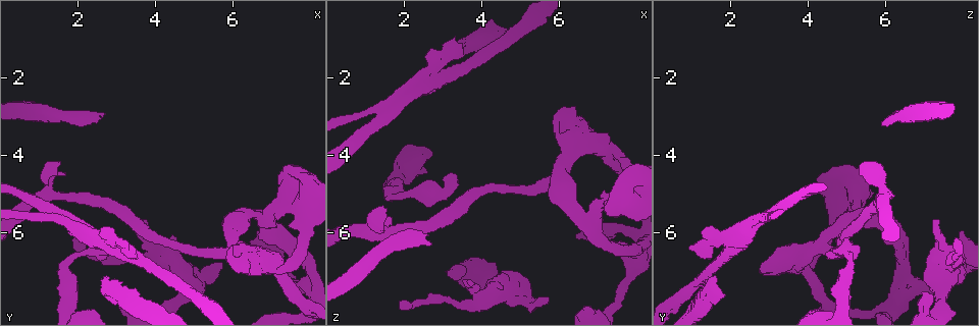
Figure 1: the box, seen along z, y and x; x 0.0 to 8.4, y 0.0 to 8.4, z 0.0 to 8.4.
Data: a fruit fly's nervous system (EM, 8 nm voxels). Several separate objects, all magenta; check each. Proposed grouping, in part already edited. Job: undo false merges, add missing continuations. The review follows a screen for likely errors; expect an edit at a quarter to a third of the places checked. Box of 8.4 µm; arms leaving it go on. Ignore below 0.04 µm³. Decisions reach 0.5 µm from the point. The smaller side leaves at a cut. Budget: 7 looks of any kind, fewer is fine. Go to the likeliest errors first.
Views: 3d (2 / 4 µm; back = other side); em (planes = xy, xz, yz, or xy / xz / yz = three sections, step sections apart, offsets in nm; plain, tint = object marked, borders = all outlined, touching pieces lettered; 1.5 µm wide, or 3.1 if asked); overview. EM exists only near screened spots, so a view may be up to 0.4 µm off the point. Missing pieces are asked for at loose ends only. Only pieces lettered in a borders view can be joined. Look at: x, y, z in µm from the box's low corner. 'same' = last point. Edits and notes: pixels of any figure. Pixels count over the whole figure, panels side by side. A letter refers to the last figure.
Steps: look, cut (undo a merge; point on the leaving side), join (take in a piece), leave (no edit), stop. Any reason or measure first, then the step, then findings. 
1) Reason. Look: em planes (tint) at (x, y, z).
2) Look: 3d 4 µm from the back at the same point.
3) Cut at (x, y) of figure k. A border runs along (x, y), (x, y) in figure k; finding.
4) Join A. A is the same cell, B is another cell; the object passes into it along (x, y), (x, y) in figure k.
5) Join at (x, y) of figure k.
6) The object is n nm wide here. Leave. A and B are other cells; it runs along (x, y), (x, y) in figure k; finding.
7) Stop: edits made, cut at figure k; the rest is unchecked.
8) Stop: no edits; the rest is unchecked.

Thick turns thin. Look: em xz step 8 (tint) at (7.20, 6.90, 3.85).

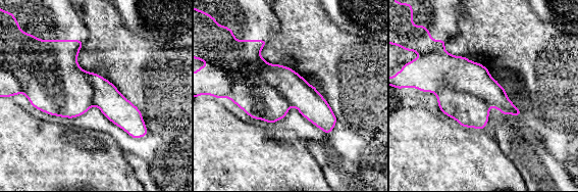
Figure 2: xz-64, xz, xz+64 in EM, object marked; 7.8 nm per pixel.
Look: em planes (borders) at the same point.

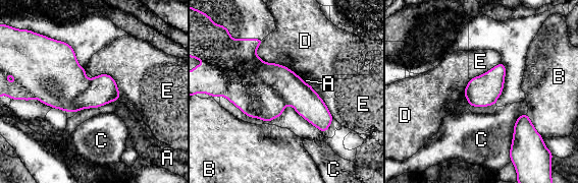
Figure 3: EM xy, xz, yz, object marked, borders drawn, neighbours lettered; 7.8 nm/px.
Leave. A, B, C, D and E are other cells; a border runs along (93, 76), (109, 74), (121, 98) in figure 3; one neuron here.

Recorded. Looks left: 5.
Sudden change in width. Look: em planes (borders) at (3.30, 7.90, 1.25).

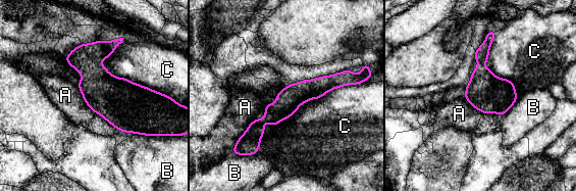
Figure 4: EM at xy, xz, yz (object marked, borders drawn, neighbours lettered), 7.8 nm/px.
The object is 200 nm wide here. Leave. A, B and C are other cells; it runs along (351, 80), (297, 93), (249, 132) in figure 4; continuous, no second neuron.

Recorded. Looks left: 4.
Arms run side by side. Look: em planes (plain) at (7.90, 5.55, 4.70).

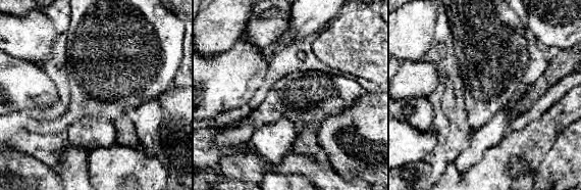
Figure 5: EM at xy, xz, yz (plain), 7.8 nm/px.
See the neighbours. Look: em planes (borders) at the same point.

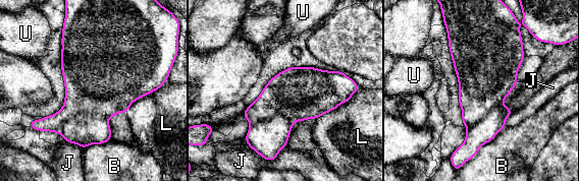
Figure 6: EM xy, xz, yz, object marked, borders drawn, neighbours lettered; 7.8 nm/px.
Leave. B, J, L and U are other cells; a border runs along (64, 139), (76, 143), (82, 148) in figure 6; continuous, no second neuron.

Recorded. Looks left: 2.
Stop: no edits; the rest is unchecked.

